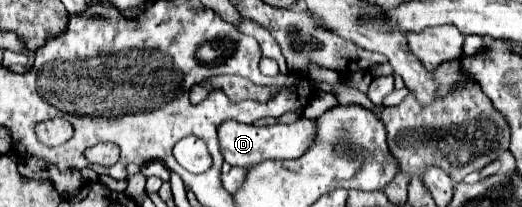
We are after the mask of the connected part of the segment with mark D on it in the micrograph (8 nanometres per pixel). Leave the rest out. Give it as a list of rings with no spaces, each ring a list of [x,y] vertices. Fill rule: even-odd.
[[[307,118],[295,122],[295,124],[273,124],[273,126],[255,126],[255,124],[241,124],[235,120],[225,120],[219,128],[219,146],[223,160],[229,162],[231,166],[255,166],[265,160],[289,160],[289,158],[299,158],[311,144],[313,140],[313,122]]]

